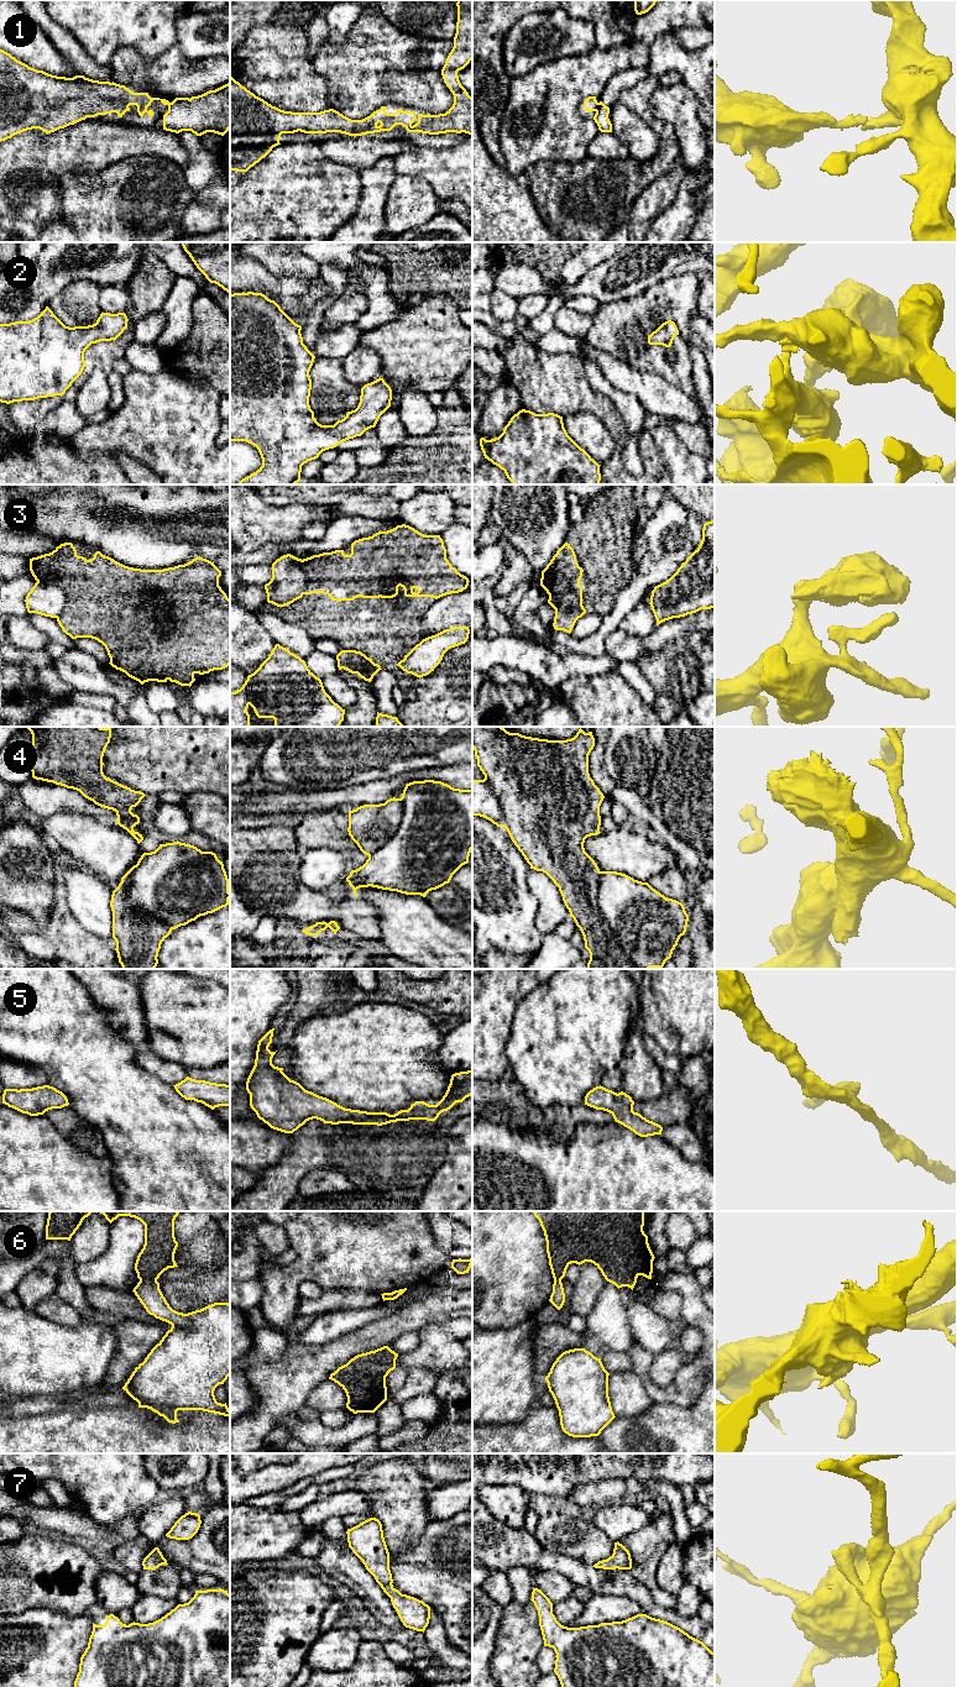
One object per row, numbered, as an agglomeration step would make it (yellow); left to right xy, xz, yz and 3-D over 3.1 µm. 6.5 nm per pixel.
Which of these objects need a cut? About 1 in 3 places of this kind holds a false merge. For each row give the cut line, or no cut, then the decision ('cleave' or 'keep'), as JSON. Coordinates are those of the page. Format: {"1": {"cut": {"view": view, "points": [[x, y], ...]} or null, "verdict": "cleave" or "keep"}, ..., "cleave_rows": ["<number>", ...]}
{"1": {"cut": null, "verdict": "keep"}, "2": {"cut": null, "verdict": "keep"}, "3": {"cut": {"view": "xy", "points": [[37, 581], [52, 582], [64, 593], [64, 607], [57, 617]]}, "verdict": "cleave"}, "4": {"cut": {"view": "yz", "points": [[599, 871], [599, 910], [622, 951], [639, 968]]}, "verdict": "cleave"}, "5": {"cut": null, "verdict": "keep"}, "6": {"cut": {"view": "xy", "points": [[140, 1279], [153, 1279], [156, 1282]]}, "verdict": "cleave"}, "7": {"cut": null, "verdict": "keep"}, "cleave_rows": ["3", "4", "6"]}

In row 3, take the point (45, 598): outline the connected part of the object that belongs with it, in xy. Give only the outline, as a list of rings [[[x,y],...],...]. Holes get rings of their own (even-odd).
[[[36,582],[26,596],[28,613],[57,618],[64,608],[66,593],[49,582]]]

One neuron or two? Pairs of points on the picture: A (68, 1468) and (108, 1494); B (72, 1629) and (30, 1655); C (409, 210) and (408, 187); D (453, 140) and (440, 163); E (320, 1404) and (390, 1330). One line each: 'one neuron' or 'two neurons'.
A: one neuron
B: one neuron
C: one neuron
D: two neurons
E: two neurons

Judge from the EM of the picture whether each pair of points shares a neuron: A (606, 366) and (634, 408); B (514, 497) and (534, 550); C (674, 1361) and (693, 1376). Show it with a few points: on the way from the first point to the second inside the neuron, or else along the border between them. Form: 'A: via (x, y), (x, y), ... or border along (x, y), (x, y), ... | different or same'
A: border along (601, 372), (617, 388), (632, 393), (646, 409) | different
B: via (528, 511), (534, 517), (534, 536) | same
C: border along (684, 1363), (667, 1386), (660, 1386) | different

